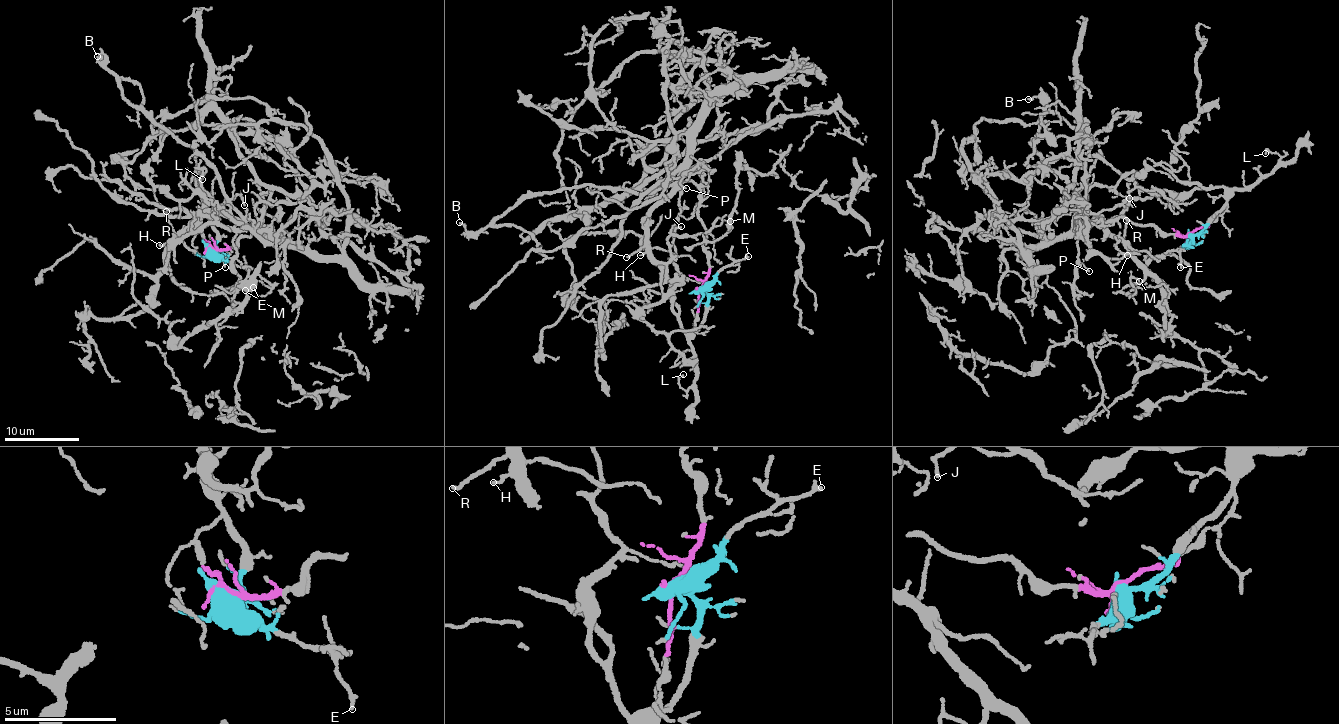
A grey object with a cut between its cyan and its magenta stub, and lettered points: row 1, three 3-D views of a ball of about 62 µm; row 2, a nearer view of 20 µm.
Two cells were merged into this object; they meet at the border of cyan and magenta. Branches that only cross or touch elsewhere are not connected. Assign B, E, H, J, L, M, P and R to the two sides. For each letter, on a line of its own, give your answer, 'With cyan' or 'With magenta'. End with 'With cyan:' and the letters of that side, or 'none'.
B: With magenta
E: With cyan
H: With magenta
J: With cyan
L: With cyan
M: With magenta
P: With magenta
R: With magenta
With cyan: E, J, L

